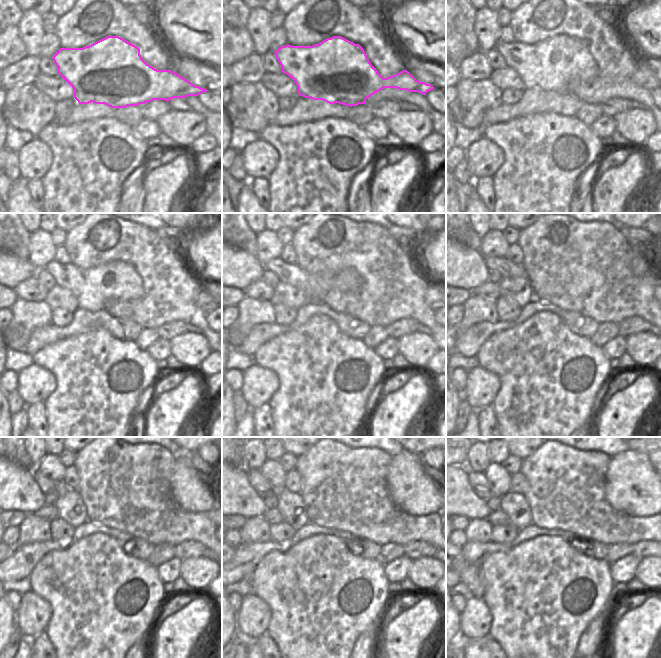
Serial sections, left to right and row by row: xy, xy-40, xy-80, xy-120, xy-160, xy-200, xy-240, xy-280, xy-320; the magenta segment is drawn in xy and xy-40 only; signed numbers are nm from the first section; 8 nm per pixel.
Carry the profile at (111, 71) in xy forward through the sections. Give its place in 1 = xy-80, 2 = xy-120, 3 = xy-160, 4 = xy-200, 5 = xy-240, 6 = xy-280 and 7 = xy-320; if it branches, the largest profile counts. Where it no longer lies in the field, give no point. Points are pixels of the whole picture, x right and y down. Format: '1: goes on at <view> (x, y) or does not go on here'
1: goes on at xy-80 (562, 63)
2: goes on at xy-120 (117, 280)
3: goes on at xy-160 (314, 287)
4: goes on at xy-200 (507, 269)
5: goes on at xy-240 (46, 485)
6: goes on at xy-280 (256, 479)
7: goes on at xy-320 (478, 480)

